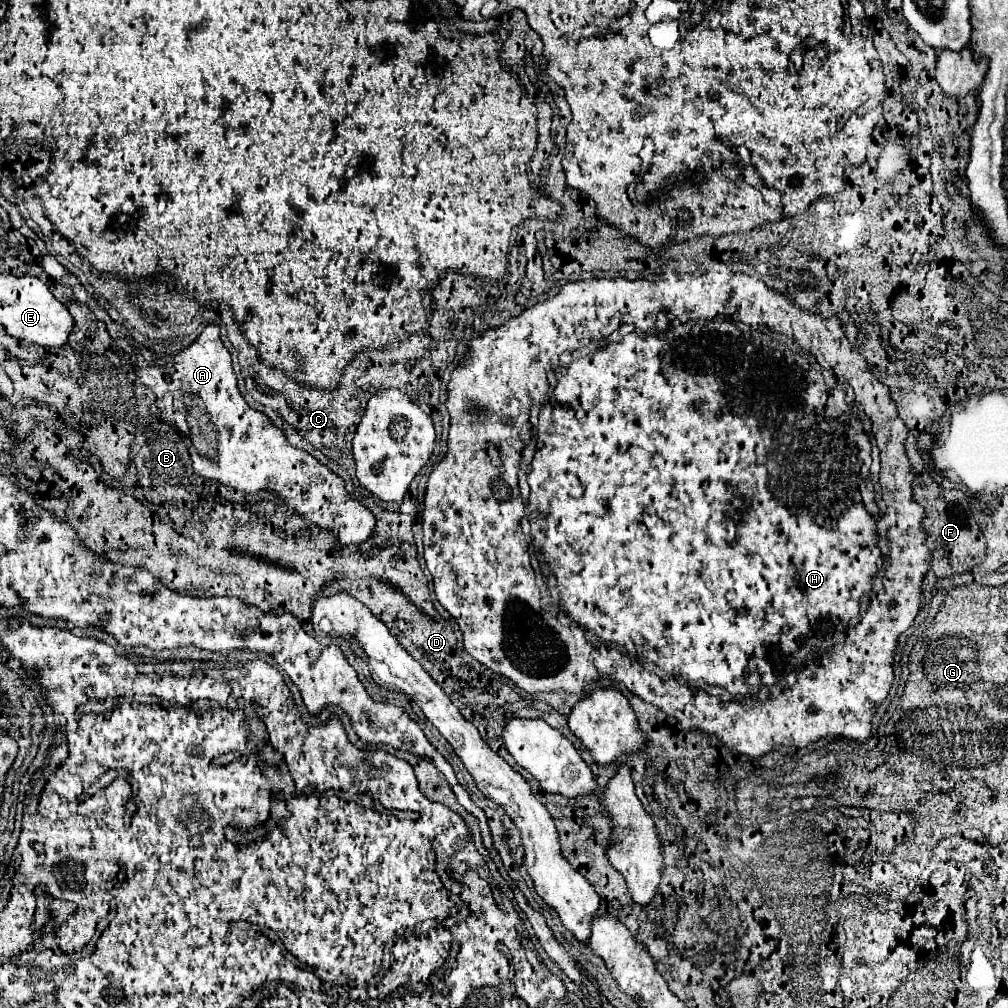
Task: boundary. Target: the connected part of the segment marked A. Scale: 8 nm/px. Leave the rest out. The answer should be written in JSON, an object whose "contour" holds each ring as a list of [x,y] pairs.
{"contour":[[[112,320],[104,324],[112,340],[130,356],[142,384],[156,394],[162,420],[182,434],[198,476],[246,494],[258,494],[260,490],[272,492],[304,520],[322,530],[332,530],[342,546],[362,544],[376,532],[374,514],[346,494],[340,476],[320,464],[312,454],[290,446],[284,432],[266,414],[246,404],[236,386],[230,352],[218,336],[220,326],[206,326],[186,350],[160,358],[134,342],[122,324]]]}

